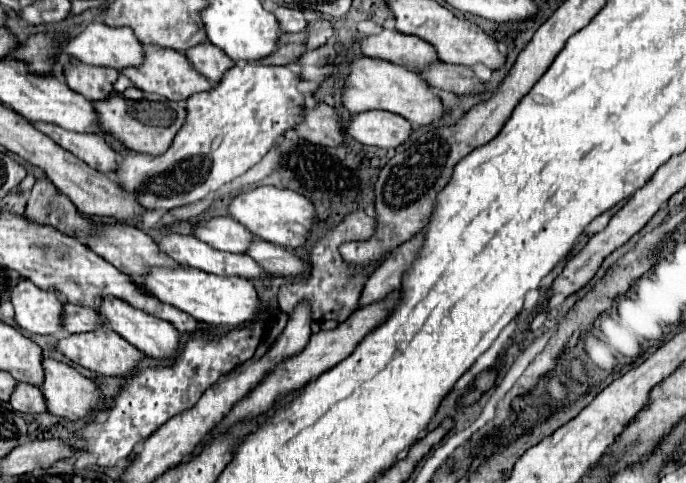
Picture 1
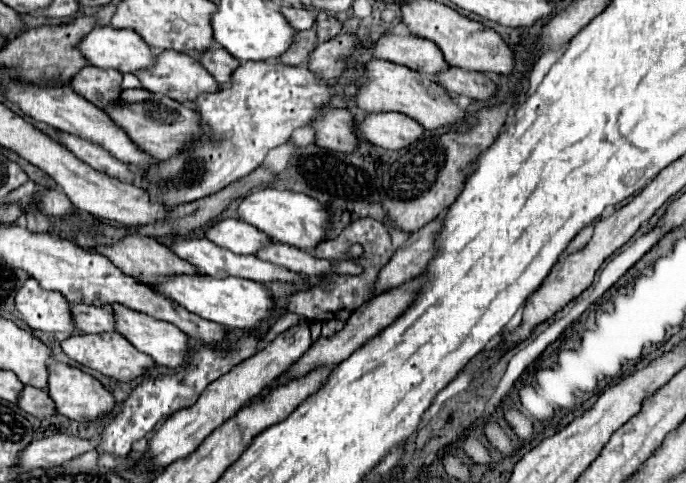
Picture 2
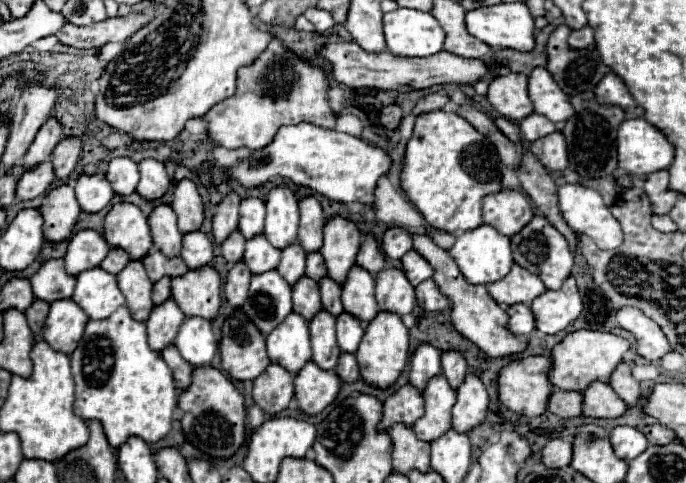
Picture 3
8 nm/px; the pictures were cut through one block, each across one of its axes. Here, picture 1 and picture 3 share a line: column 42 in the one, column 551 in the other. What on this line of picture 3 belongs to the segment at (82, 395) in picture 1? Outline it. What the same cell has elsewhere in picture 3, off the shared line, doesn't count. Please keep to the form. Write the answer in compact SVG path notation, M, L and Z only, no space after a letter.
M530 356L530 358L514 360L506 368L502 368L500 376L498 376L498 398L500 398L500 402L508 410L512 410L520 416L528 416L528 418L542 416L548 410L548 400L550 400L550 394L554 390L554 384L548 378L550 366L552 366L550 358Z

